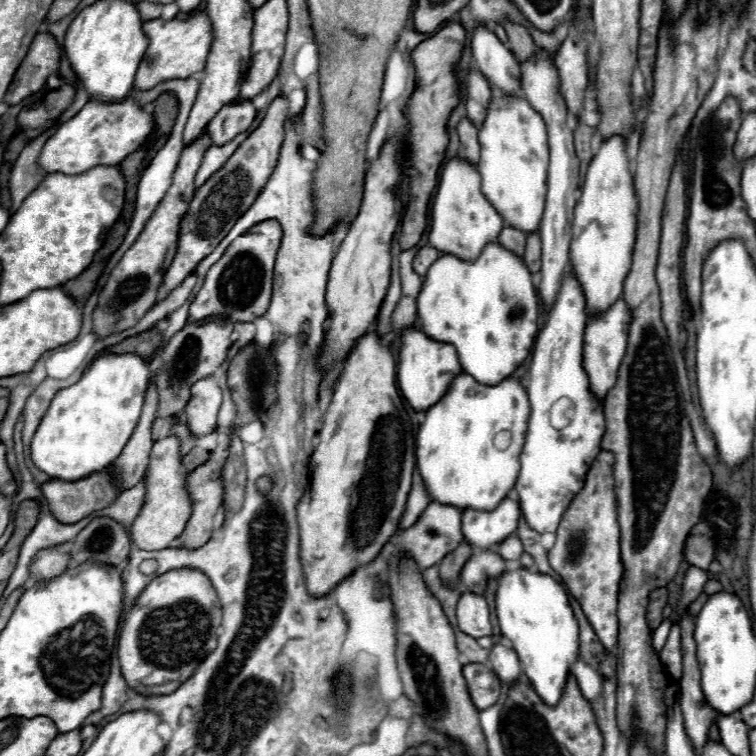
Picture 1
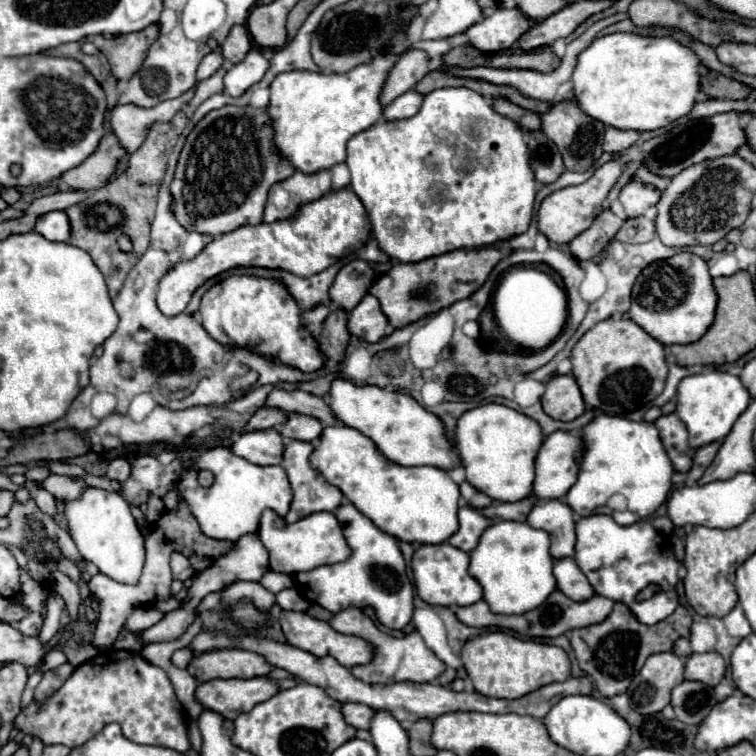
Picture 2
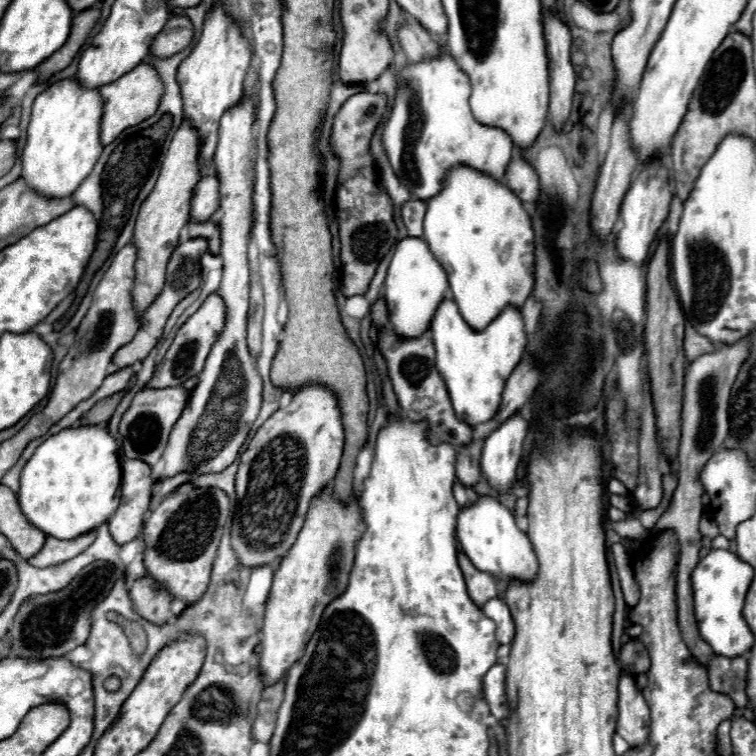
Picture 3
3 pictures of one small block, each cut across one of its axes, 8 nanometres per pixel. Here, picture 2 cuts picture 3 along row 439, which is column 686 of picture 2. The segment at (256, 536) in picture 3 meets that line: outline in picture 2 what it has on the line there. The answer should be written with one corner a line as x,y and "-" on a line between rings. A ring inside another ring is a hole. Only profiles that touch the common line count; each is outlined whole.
680,252
668,260
652,262
638,276
632,290
628,316
660,344
692,344
712,324
716,292
706,262
690,252

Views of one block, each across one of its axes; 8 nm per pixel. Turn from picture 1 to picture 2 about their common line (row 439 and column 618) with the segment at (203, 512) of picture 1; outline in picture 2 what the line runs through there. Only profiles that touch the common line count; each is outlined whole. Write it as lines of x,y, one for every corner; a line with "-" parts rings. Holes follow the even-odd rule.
610,210
600,212
594,224
568,244
572,256
576,260
594,260
610,244
610,240
616,236
620,226
622,220
614,216

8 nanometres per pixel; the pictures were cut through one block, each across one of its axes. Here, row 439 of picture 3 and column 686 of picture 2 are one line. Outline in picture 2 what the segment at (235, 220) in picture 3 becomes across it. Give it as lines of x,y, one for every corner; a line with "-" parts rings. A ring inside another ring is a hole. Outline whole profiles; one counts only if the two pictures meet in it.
736,154
708,160
682,170
672,178
656,204
656,232
666,246
712,246
730,230
740,228
750,212
754,194
754,168

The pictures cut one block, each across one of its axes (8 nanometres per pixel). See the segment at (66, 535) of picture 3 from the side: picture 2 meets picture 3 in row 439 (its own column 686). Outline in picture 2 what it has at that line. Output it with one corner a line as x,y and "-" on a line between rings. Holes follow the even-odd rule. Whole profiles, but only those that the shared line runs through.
608,34
580,52
572,72
574,96
590,118
618,130
658,130
686,116
700,94
700,62
676,40
638,34

